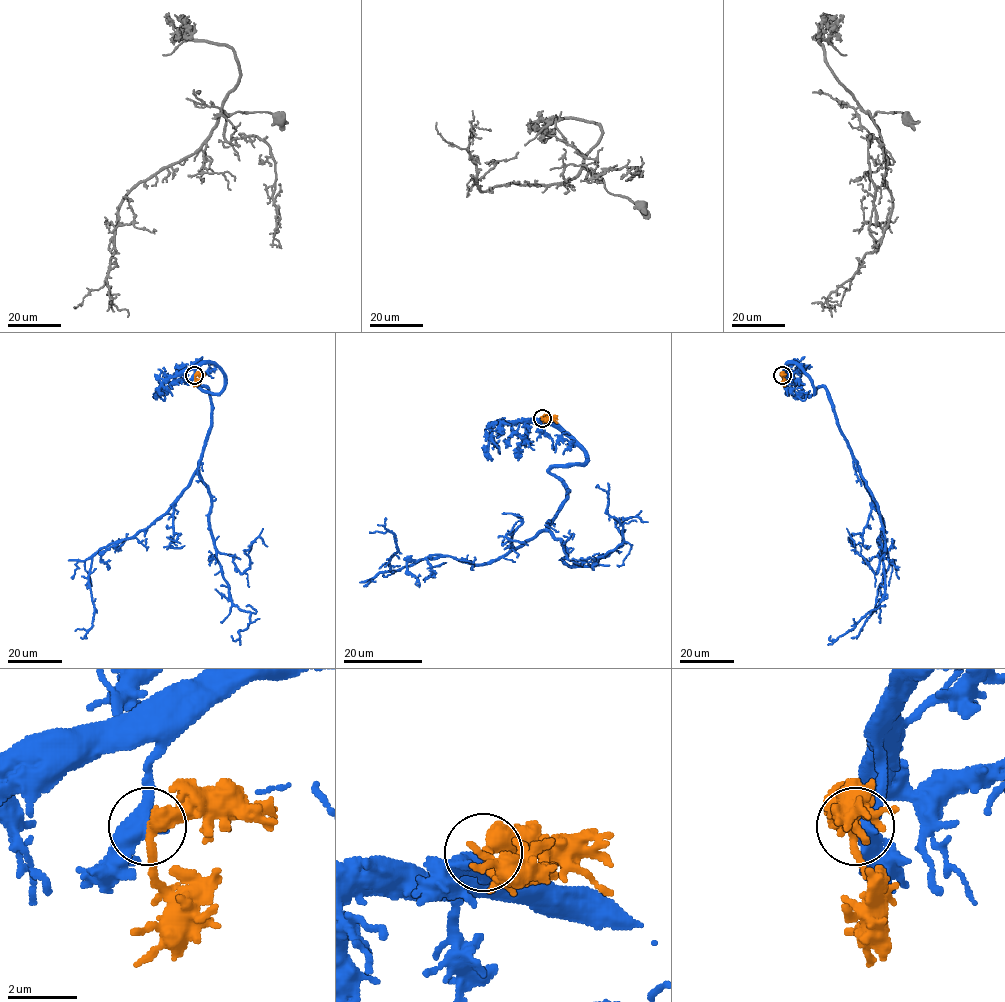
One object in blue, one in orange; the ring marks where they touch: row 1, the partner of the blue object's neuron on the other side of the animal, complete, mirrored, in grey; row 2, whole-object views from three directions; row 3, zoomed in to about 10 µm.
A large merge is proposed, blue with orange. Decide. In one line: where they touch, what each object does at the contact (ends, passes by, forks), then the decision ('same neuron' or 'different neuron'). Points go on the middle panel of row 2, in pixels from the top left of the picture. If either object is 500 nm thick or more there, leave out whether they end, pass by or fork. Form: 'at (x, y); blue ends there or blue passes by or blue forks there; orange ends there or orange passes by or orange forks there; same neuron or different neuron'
at (542, 418); blue passes by; orange passes by; same neuron

